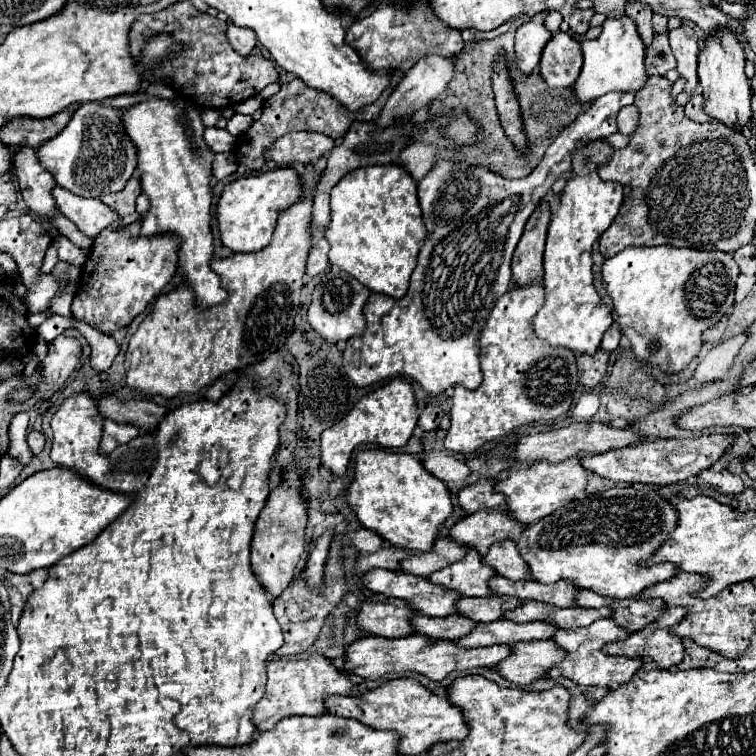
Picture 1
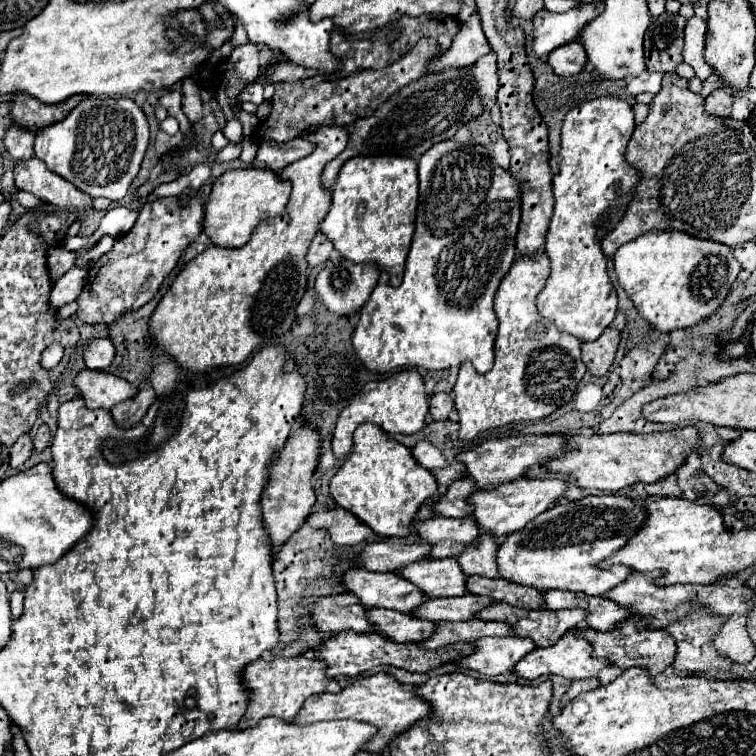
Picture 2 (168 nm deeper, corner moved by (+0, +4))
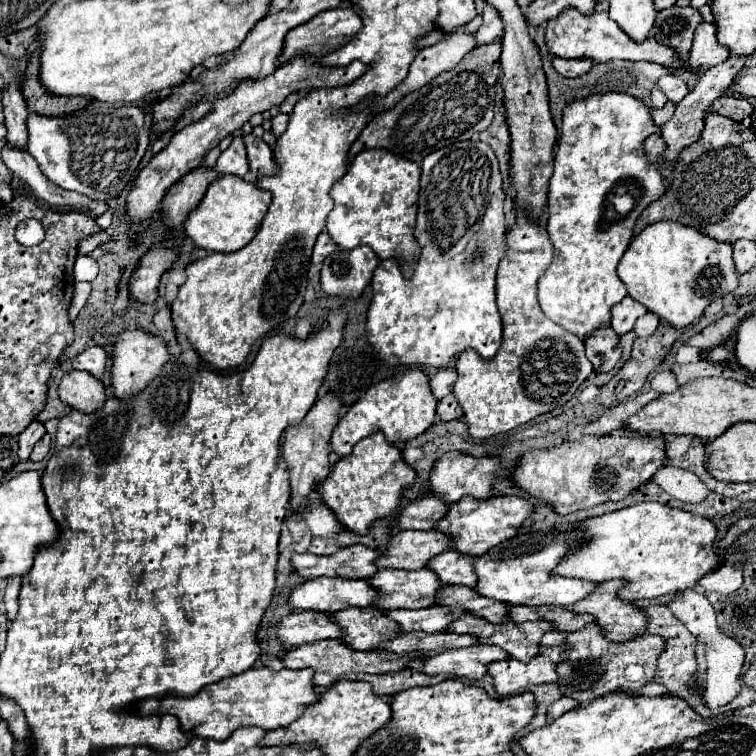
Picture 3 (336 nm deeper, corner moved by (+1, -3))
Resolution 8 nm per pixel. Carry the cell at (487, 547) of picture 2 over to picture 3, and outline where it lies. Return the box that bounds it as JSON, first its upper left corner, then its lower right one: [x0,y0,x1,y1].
[428,550,476,586]

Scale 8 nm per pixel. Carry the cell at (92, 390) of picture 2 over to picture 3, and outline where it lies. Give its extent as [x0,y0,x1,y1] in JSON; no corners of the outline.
[58,370,106,412]

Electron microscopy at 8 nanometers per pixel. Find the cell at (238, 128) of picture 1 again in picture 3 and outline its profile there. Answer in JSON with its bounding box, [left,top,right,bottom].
[214,132,248,178]

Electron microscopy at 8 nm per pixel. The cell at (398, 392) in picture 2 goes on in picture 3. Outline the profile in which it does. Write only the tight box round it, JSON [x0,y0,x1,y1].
[330,370,438,456]

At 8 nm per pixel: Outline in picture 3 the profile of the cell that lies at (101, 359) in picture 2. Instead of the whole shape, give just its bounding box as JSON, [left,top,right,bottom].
[72,346,106,378]

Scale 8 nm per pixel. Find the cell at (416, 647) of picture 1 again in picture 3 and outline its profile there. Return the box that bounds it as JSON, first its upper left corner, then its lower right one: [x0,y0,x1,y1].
[282,640,408,686]

